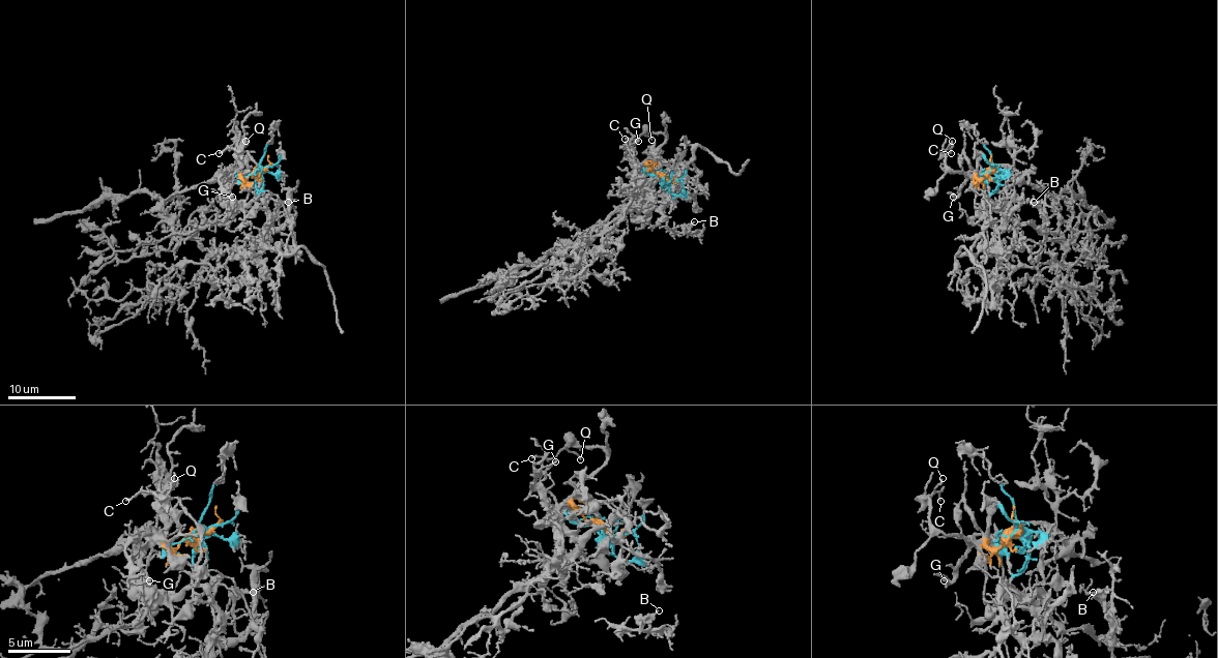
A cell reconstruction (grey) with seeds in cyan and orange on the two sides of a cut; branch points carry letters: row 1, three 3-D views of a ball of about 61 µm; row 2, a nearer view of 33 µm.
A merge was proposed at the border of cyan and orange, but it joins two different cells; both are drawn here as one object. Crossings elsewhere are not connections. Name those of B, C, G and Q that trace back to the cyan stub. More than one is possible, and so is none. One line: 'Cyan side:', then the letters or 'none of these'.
Cyan side: B

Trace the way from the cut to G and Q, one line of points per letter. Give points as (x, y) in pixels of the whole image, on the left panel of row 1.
G: (261, 171), (255, 171), (245, 179), (230, 172), (219, 179), (222, 195), (225, 198), (232, 196)
Q: (261, 171), (248, 179), (242, 177), (259, 169), (240, 146), (245, 141)

